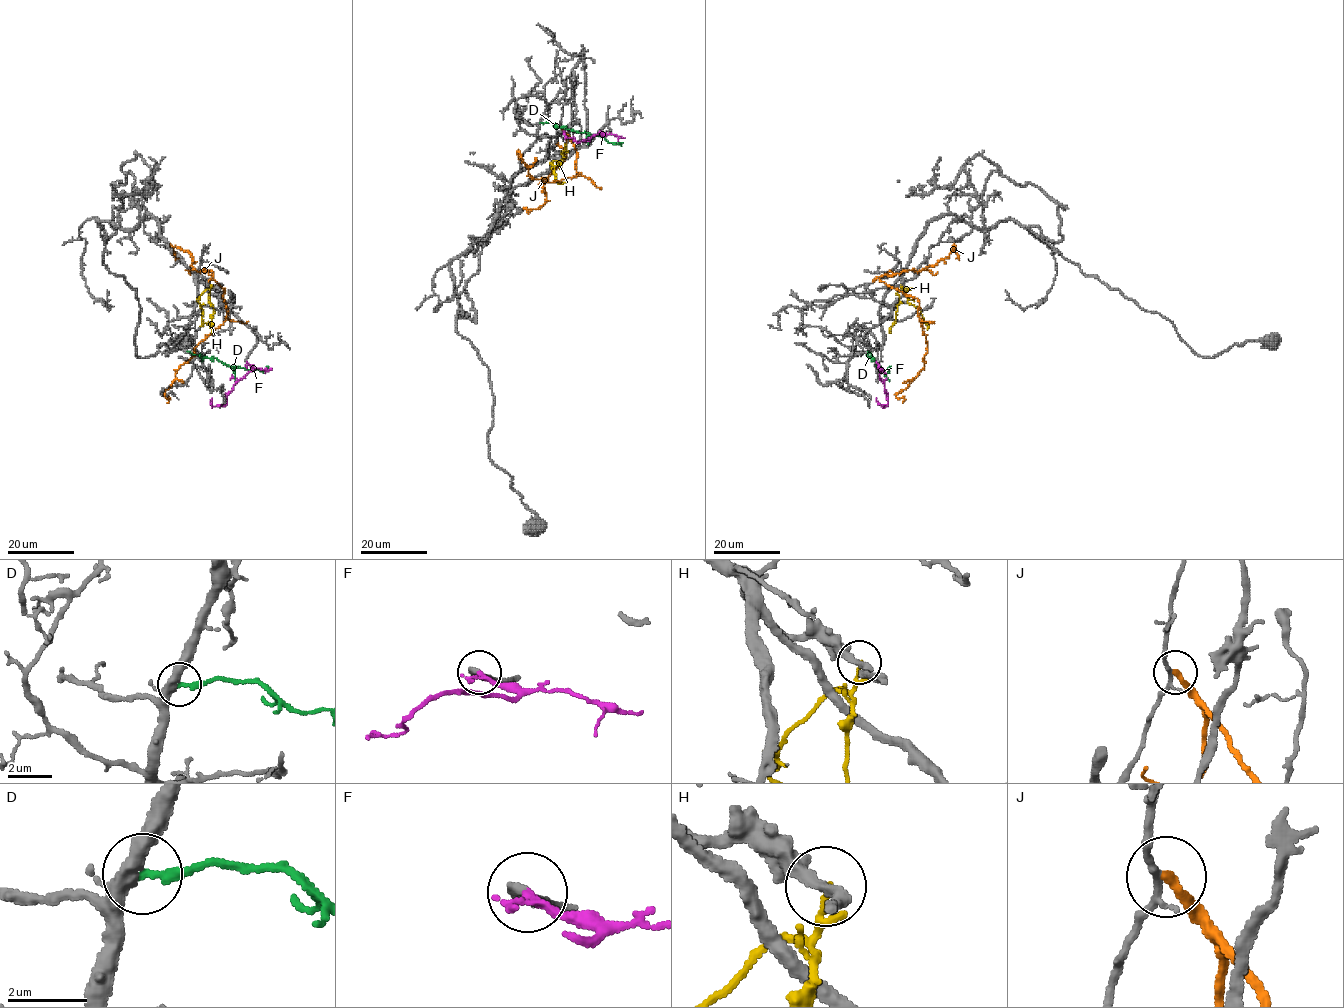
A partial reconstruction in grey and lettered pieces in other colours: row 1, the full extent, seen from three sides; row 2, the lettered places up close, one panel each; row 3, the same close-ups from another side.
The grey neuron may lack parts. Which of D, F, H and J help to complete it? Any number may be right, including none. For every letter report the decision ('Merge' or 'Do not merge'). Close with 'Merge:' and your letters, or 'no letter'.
D: Do not merge
F: Merge
H: Do not merge
J: Do not merge
Merge: F

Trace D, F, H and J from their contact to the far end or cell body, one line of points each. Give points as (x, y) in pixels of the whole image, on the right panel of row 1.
D: (868, 351), (867, 355), (875, 358), (881, 369), (888, 371), (889, 366)
F: (876, 362), (879, 379), (884, 384), (887, 405), (881, 405), (875, 398)
H: (900, 284), (906, 289), (908, 301), (928, 322), (927, 330)
J: (874, 280), (911, 295), (918, 303), (927, 352), (919, 373), (897, 394), (903, 402)

